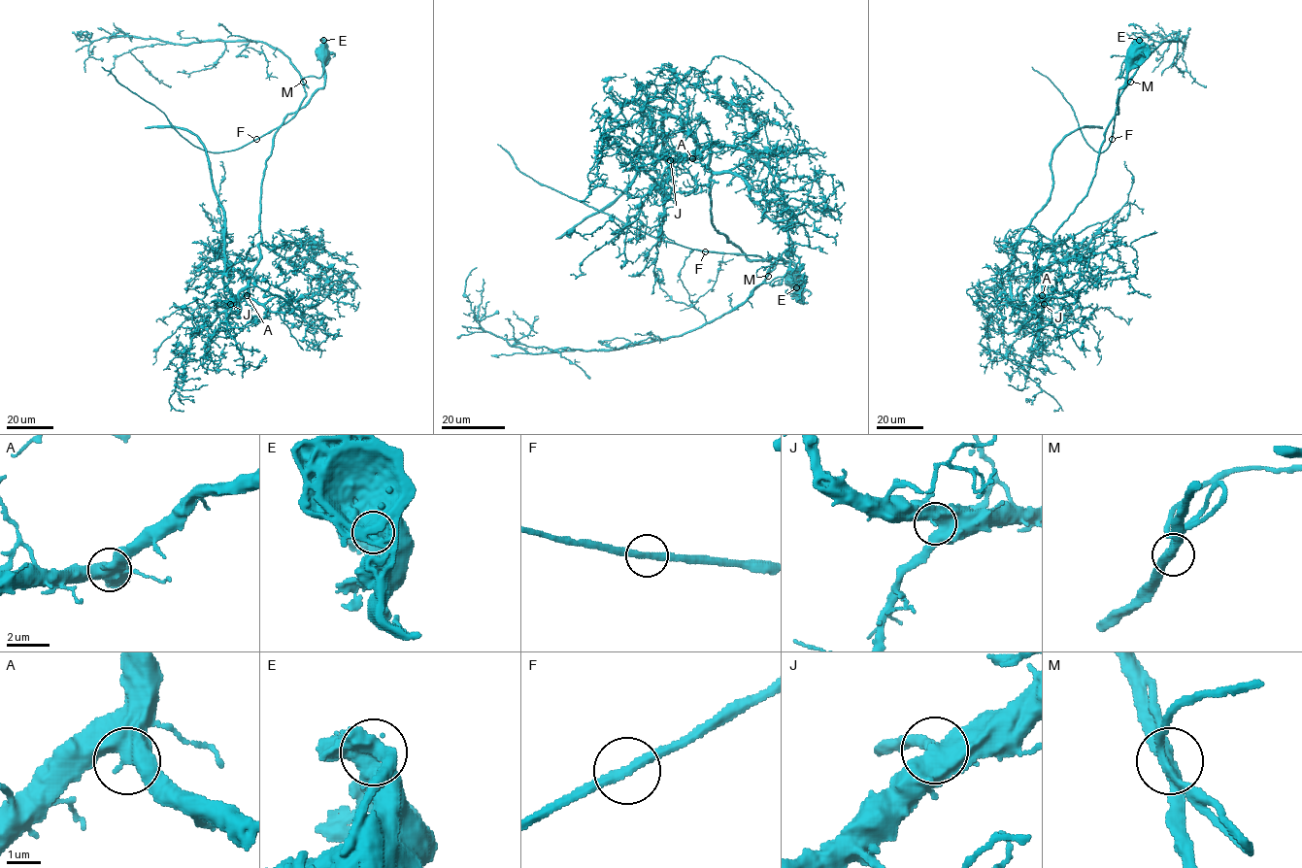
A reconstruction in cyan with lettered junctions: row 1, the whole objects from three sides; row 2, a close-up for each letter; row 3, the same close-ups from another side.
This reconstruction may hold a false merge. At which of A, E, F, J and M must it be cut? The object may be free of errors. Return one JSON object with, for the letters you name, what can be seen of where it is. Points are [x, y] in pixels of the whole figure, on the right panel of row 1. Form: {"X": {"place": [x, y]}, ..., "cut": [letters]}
{"E": {"place": [1139, 40]}, "cut": ["E"]}

